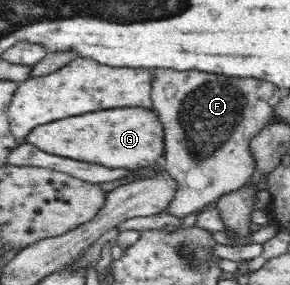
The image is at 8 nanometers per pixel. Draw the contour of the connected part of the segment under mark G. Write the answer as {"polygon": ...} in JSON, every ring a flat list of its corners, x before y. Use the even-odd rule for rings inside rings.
{"polygon":[[123,107,105,111,89,113,89,115,76,115,69,119,61,119,57,123,48,123,37,126,26,137,25,143,33,144,41,151,53,155,60,155,80,162,94,163,120,170,141,170,153,166,164,165,164,127,154,109,144,107]]}

